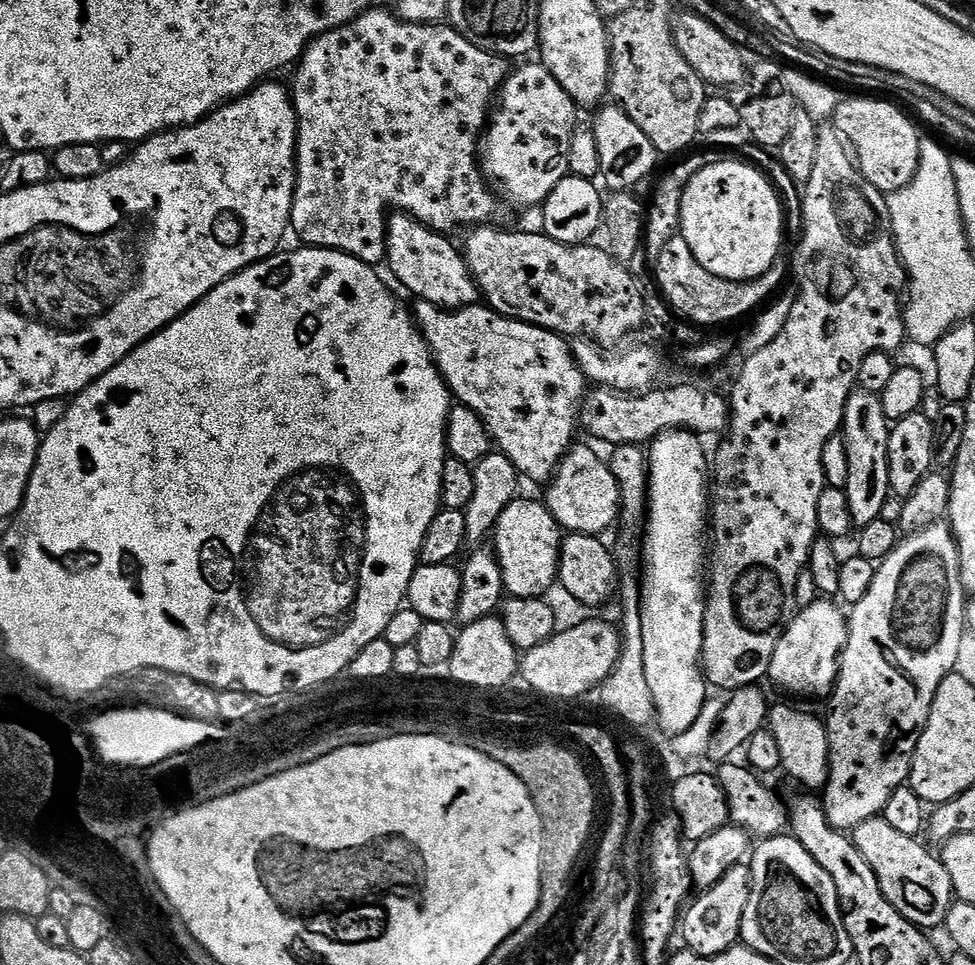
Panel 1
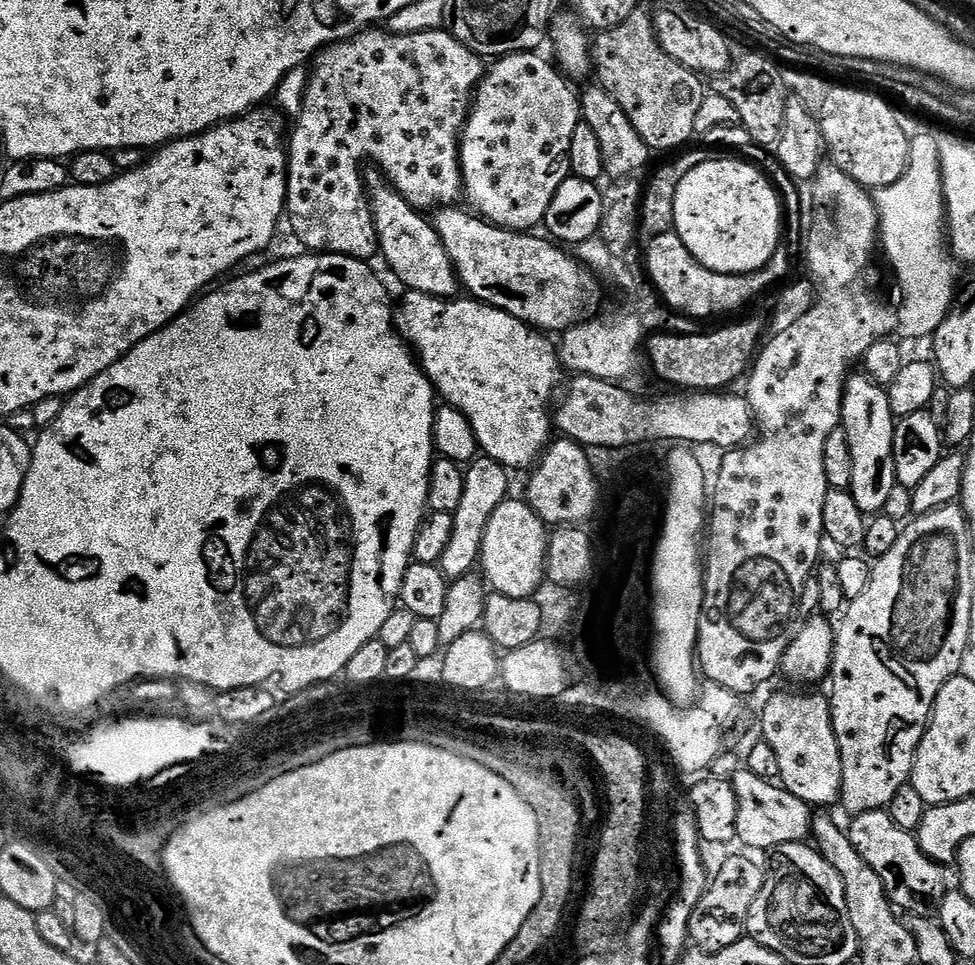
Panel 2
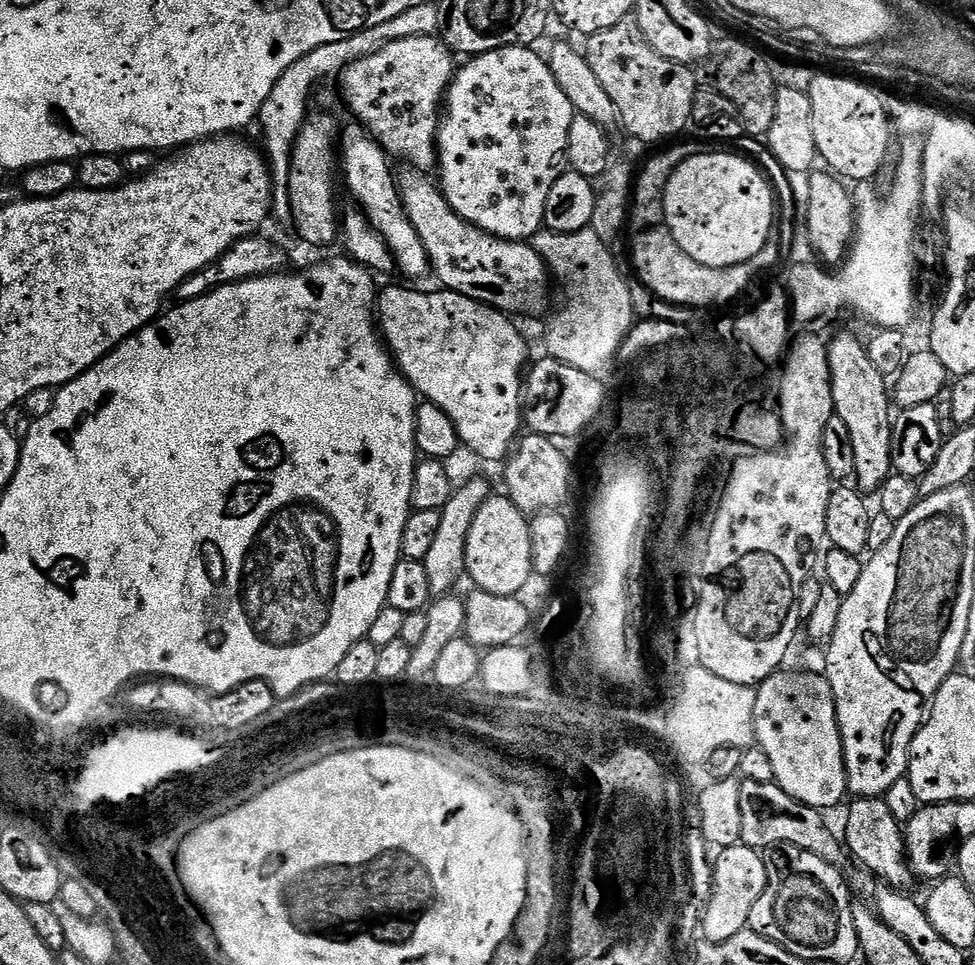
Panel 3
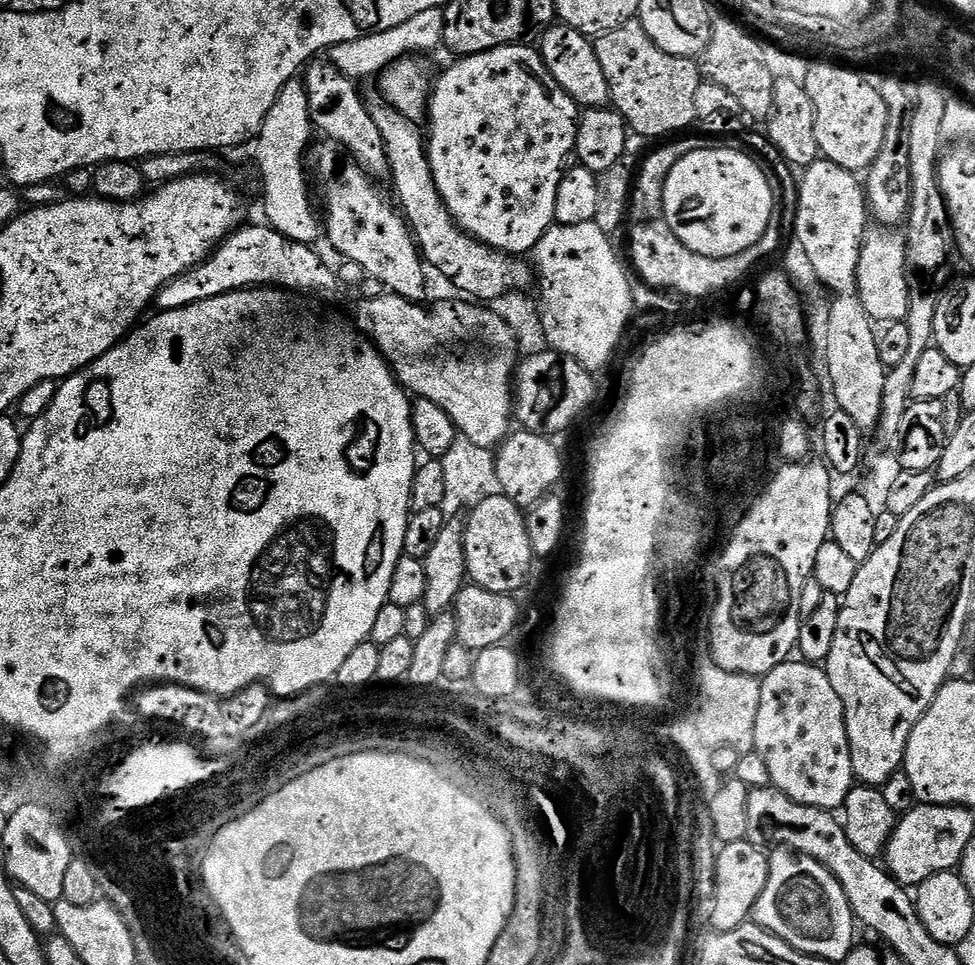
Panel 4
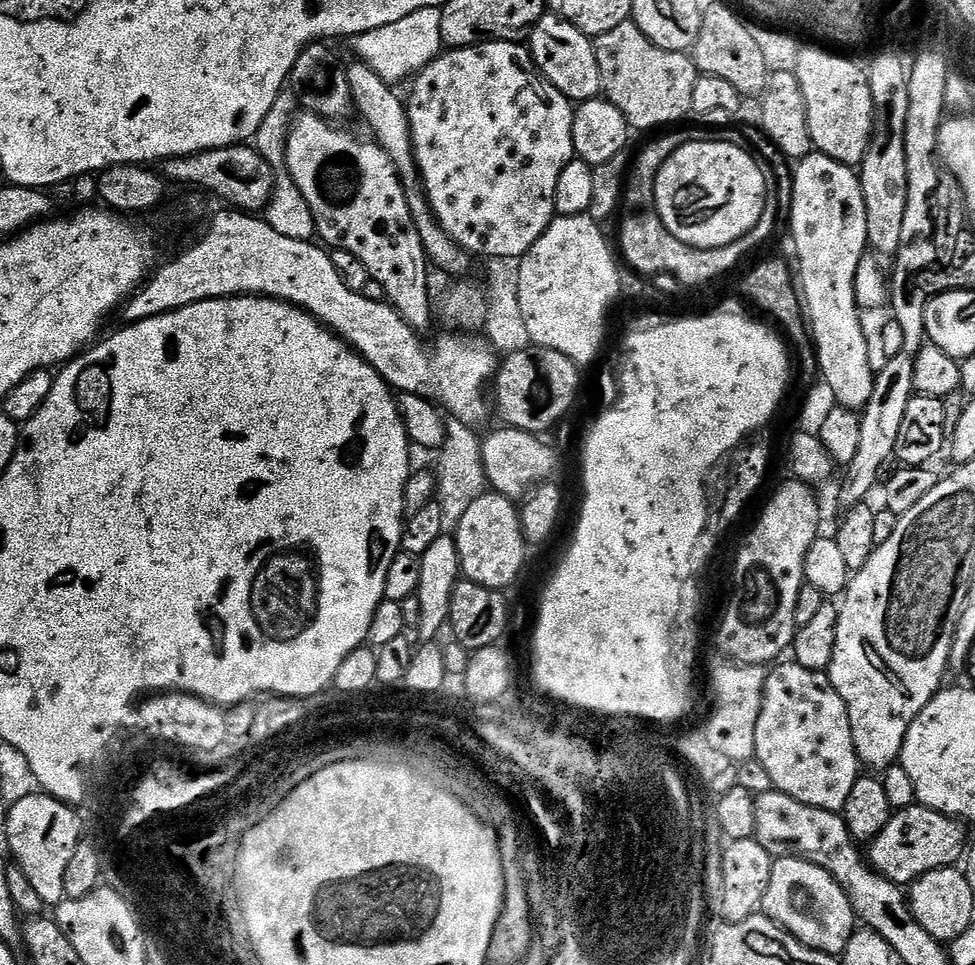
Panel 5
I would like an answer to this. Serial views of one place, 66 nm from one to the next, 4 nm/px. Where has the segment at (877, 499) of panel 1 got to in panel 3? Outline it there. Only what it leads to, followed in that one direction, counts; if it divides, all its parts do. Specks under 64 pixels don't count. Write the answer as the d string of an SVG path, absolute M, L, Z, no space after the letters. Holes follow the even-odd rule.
M848 332L831 340L828 361L832 370L834 414L842 418L842 422L846 422L854 441L854 454L858 461L855 483L859 491L865 494L879 493L894 472L892 467L894 408L890 403L889 381L871 362L865 341L860 341L858 337L851 336Z

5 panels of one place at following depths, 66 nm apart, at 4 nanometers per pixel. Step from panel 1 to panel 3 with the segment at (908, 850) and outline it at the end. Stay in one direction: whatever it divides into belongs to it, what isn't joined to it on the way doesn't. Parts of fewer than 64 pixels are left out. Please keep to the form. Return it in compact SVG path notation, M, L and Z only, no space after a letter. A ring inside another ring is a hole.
M865 796L851 802L853 804L848 808L848 821L844 824L844 836L842 832L847 851L855 859L857 856L887 887L911 889L914 873L911 864L908 863L906 836L902 831L902 825L894 818L894 814L890 814L886 802L881 797Z

